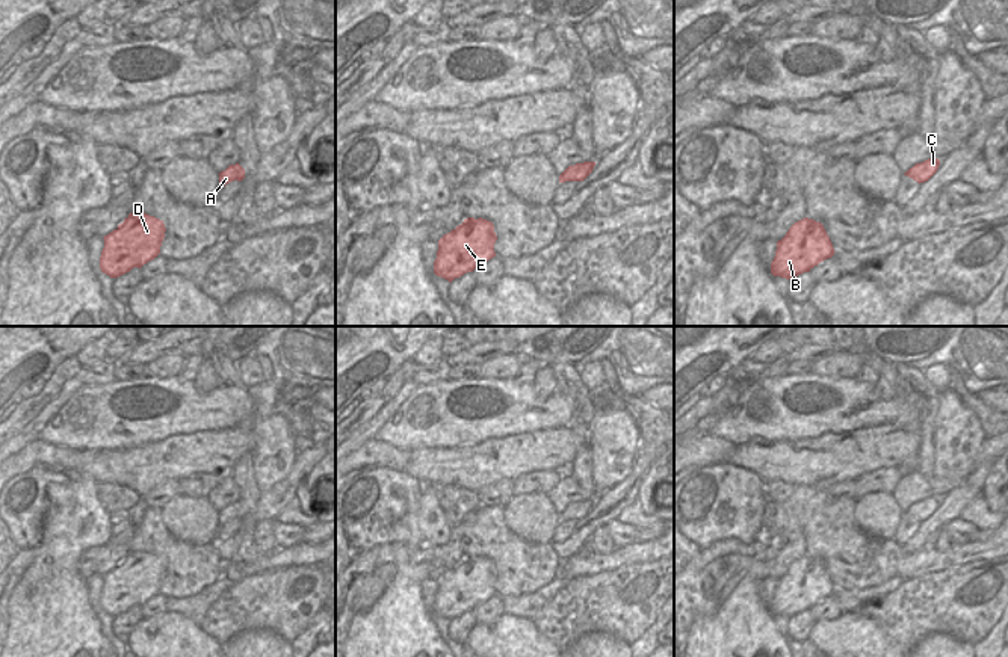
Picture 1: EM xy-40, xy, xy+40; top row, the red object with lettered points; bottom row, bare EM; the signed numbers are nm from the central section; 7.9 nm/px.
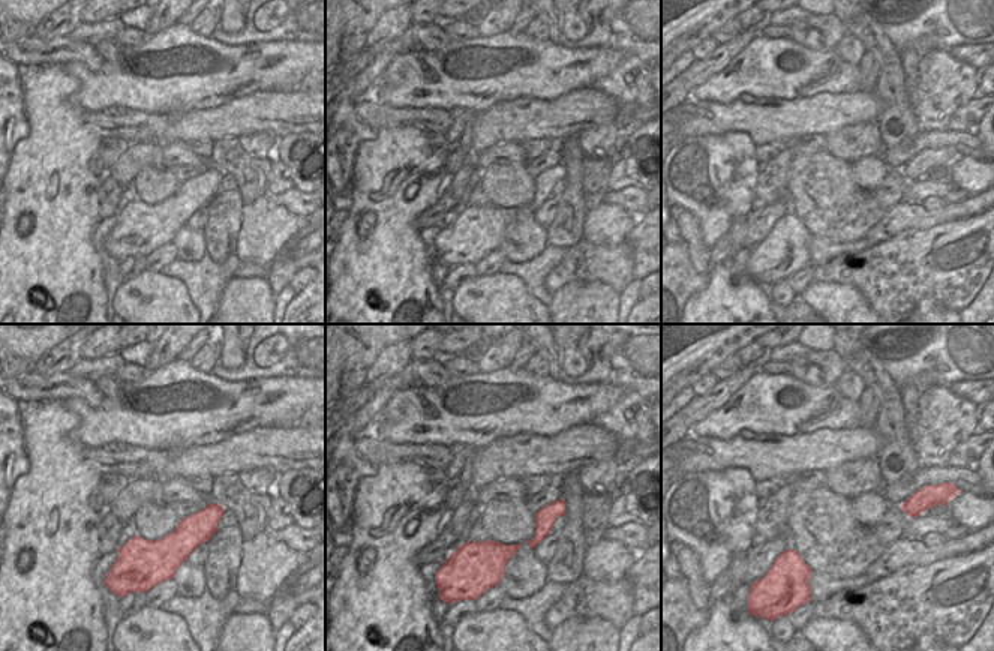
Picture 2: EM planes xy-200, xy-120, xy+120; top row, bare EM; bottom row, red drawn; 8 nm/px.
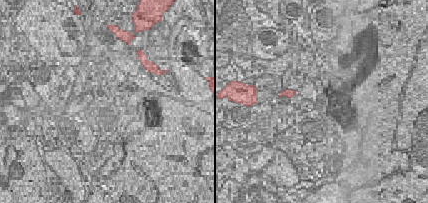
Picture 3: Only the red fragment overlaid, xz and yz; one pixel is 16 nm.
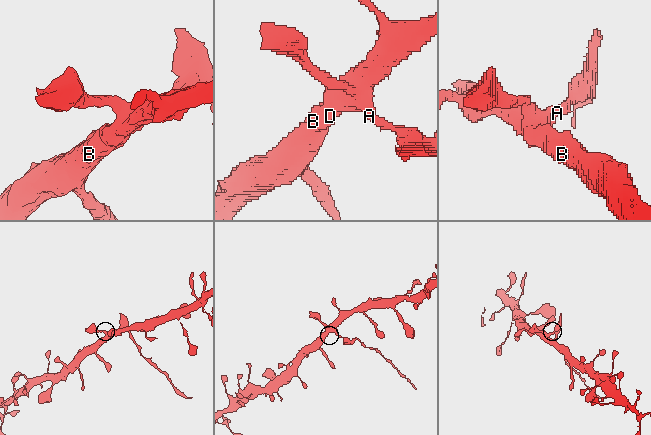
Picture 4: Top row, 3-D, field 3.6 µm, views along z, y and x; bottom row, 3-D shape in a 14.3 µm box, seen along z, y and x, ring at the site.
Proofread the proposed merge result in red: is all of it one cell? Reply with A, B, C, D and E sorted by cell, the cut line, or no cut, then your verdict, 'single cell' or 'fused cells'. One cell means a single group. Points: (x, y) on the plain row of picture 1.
groups A B D E / C; cut xy (573, 505), (578, 518); fused cells

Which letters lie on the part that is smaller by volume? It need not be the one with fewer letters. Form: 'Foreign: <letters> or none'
Foreign: C

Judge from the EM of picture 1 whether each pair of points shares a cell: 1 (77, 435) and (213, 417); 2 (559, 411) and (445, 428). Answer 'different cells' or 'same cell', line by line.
1: same cell
2: same cell

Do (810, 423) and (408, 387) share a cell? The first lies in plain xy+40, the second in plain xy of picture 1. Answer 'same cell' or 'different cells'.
different cells

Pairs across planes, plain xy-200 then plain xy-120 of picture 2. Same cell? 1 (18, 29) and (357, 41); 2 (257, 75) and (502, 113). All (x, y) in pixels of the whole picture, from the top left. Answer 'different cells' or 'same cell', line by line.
1: same cell
2: different cells

